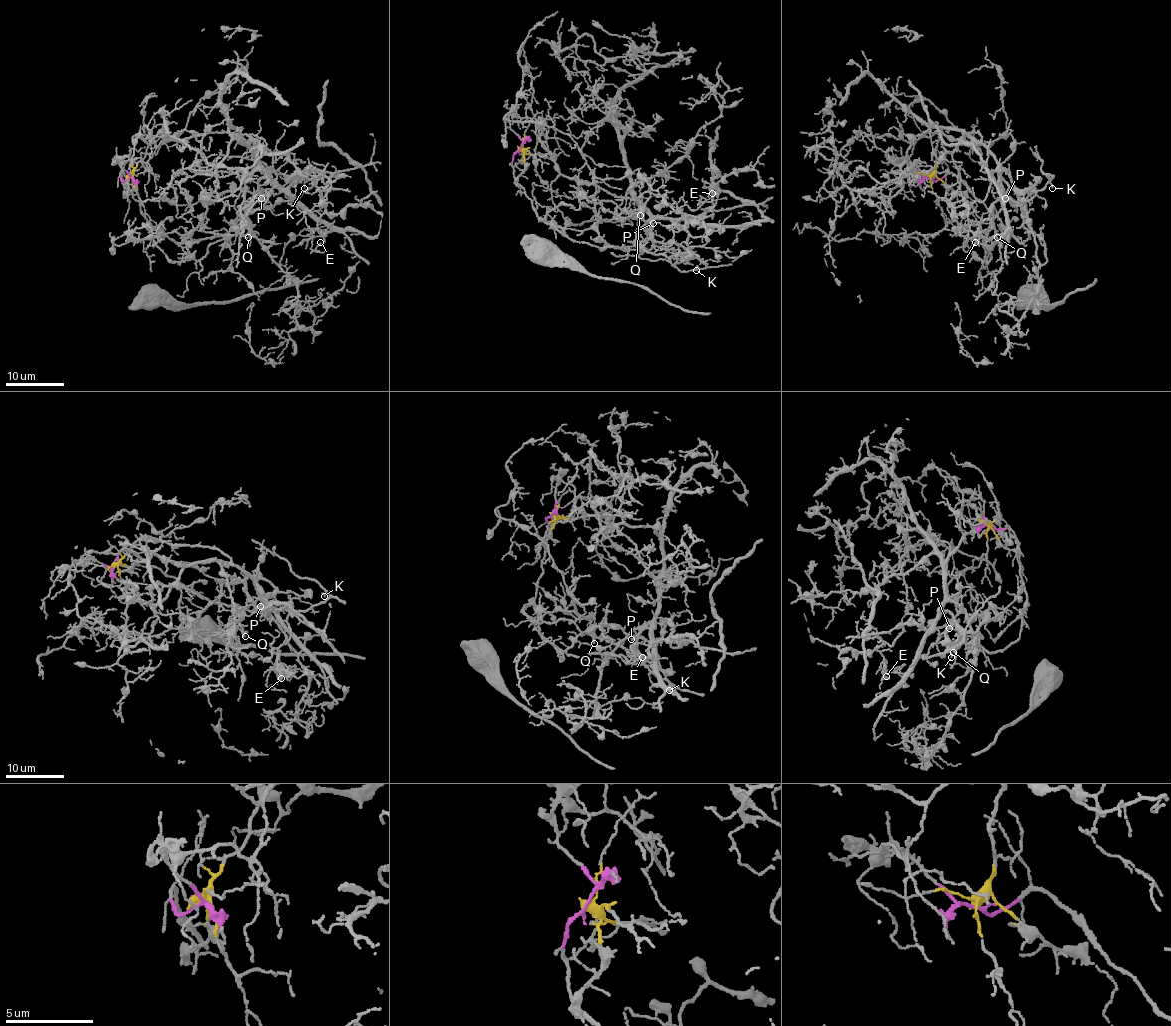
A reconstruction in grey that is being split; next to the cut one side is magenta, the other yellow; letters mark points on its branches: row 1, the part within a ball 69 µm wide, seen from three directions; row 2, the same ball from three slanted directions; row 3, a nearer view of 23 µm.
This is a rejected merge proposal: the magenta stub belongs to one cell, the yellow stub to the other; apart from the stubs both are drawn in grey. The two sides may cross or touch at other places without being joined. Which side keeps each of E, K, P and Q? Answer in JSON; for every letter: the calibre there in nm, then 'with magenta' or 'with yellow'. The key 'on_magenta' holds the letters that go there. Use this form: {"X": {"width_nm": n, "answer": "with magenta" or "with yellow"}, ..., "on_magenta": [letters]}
{"E": {"width_nm": 120, "answer": "with yellow"}, "K": {"width_nm": 100, "answer": "with magenta"}, "P": {"width_nm": 110, "answer": "with yellow"}, "Q": {"width_nm": 100, "answer": "with yellow"}, "on_magenta": ["K"]}

